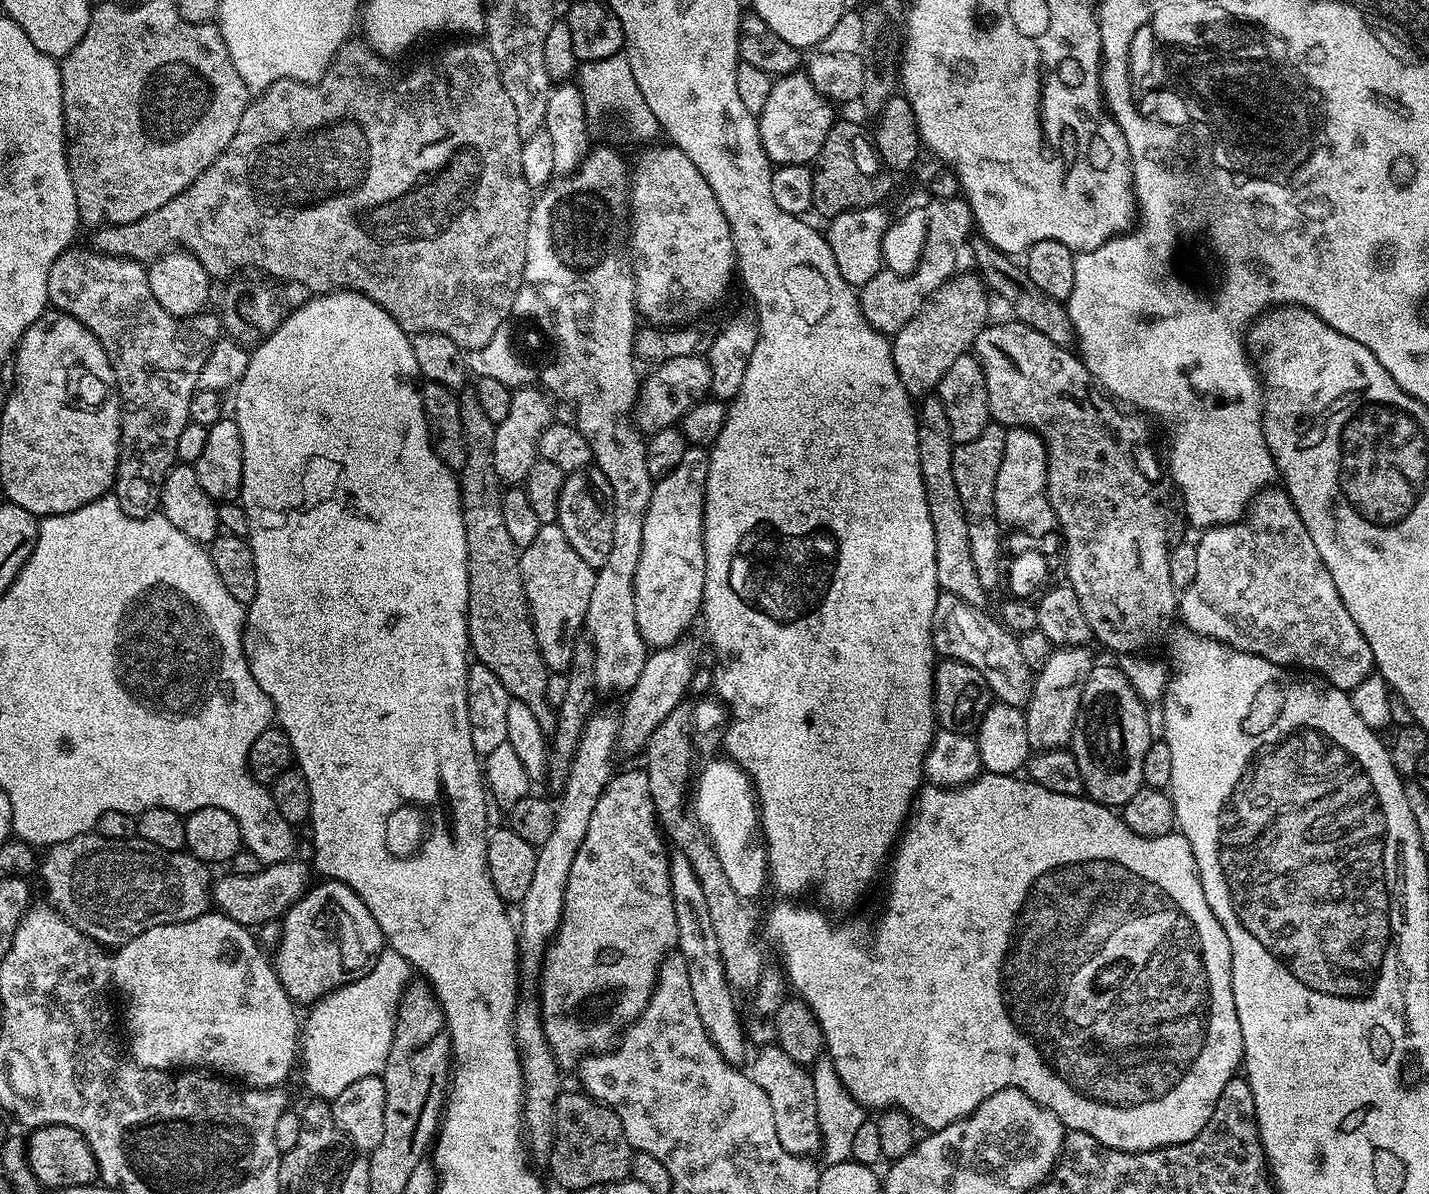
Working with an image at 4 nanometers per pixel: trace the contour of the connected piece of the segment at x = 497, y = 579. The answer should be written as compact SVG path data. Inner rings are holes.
M464 390L458 396L460 417L462 418L462 434L466 446L466 466L458 470L460 481L460 505L462 506L462 522L466 530L466 550L468 551L468 646L471 655L479 663L484 664L506 686L509 697L521 700L534 712L534 718L546 730L556 723L557 713L547 700L547 680L550 670L544 665L542 654L538 650L538 642L534 638L532 621L528 614L528 599L520 577L520 552L514 538L506 531L506 522L502 519L500 497L502 485L498 474L494 474L494 434L496 425L486 418L478 396L474 390Z

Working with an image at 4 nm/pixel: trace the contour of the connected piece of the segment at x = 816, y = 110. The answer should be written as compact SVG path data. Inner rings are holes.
M803 71L773 79L770 98L766 98L766 106L758 113L762 146L773 165L811 165L822 150L822 142L826 142L826 134L832 129L832 108L833 105L814 90Z

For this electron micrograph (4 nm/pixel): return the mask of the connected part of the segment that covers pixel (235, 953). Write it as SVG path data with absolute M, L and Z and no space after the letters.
M209 910L193 920L142 930L142 934L138 934L138 938L130 938L130 942L119 945L115 952L111 957L112 984L124 995L124 1028L128 1031L126 1048L137 1064L143 1068L159 1068L161 1070L211 1070L216 1074L227 1074L229 1077L237 1076L237 1078L232 1078L249 1088L275 1088L283 1085L283 1080L292 1072L292 1063L297 1063L298 1060L298 1037L302 1031L301 1025L298 1023L298 1016L296 1020L298 1008L286 994L273 961L269 957L267 960L263 956L264 952L257 937L244 925L234 922L228 916L223 916L218 910Z

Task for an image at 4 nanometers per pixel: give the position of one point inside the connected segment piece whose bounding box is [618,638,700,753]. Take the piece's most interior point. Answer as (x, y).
(664, 681)

